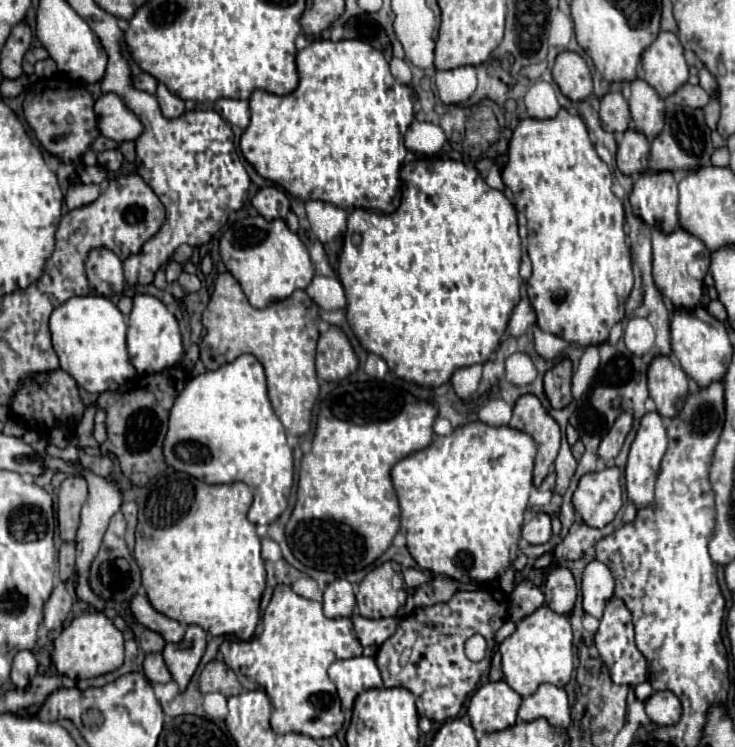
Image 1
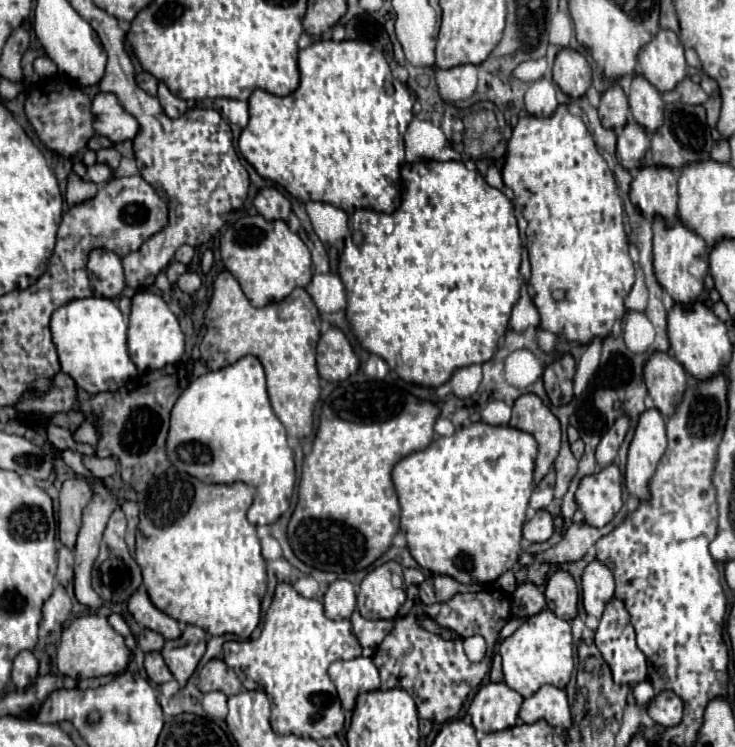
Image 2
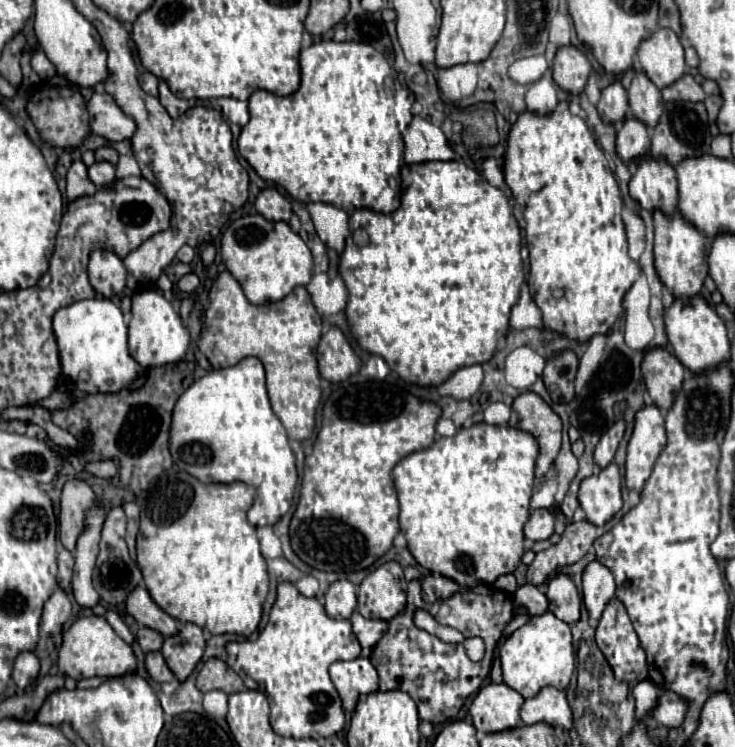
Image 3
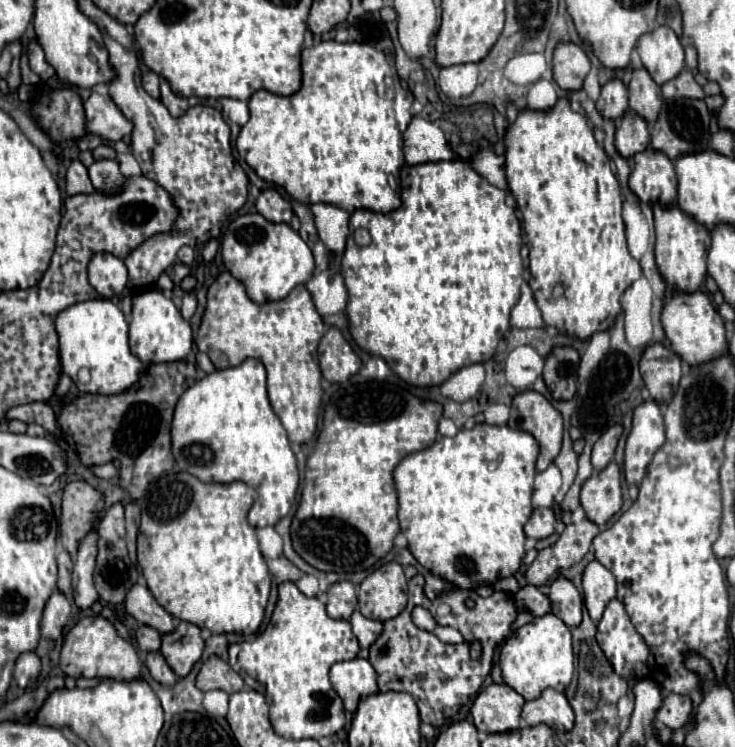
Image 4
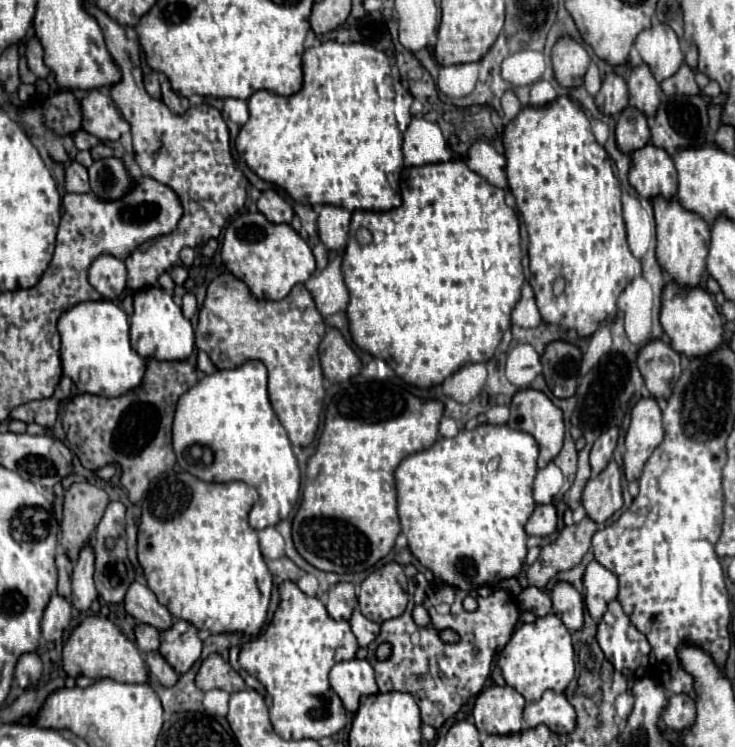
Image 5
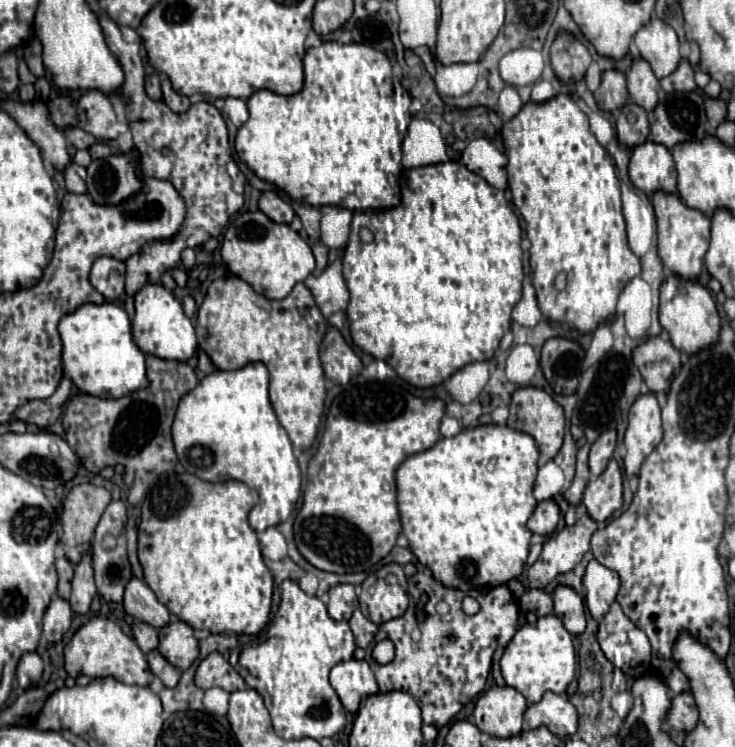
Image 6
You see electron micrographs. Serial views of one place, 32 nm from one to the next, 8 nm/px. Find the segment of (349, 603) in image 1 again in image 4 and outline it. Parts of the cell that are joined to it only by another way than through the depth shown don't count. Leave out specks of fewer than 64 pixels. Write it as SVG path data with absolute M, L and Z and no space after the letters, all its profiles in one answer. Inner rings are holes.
M336 582L328 588L326 612L330 618L348 620L356 608L356 588L352 582Z

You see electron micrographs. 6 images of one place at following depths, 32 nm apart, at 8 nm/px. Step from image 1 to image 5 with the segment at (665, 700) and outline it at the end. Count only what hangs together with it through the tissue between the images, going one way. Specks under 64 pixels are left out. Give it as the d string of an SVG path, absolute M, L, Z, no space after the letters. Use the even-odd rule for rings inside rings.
M674 694L668 698L660 720L672 730L686 730L696 720L696 702L688 694Z

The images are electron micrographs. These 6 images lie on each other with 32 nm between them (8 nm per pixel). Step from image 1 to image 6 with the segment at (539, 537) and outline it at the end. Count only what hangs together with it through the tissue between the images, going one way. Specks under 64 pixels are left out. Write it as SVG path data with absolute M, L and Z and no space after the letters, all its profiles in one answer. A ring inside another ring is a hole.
M554 500L548 502L540 502L534 510L534 514L528 520L528 530L532 534L540 534L540 536L548 536L556 530L556 524L560 520L560 508Z

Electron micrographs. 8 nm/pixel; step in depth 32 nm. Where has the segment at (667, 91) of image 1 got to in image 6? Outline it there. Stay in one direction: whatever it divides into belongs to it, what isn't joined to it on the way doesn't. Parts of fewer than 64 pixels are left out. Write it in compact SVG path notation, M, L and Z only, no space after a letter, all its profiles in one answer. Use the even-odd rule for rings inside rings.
M652 18L644 28L634 36L634 42L640 50L640 56L652 66L656 78L666 78L680 64L680 44L678 36L666 22Z

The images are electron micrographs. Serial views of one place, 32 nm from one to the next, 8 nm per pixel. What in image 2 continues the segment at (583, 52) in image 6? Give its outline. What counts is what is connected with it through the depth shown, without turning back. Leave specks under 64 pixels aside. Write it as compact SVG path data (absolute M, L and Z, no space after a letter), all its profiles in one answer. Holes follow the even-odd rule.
M564 48L558 52L554 68L554 82L560 86L560 90L570 98L582 98L590 90L592 74L586 58L578 54L576 50Z

